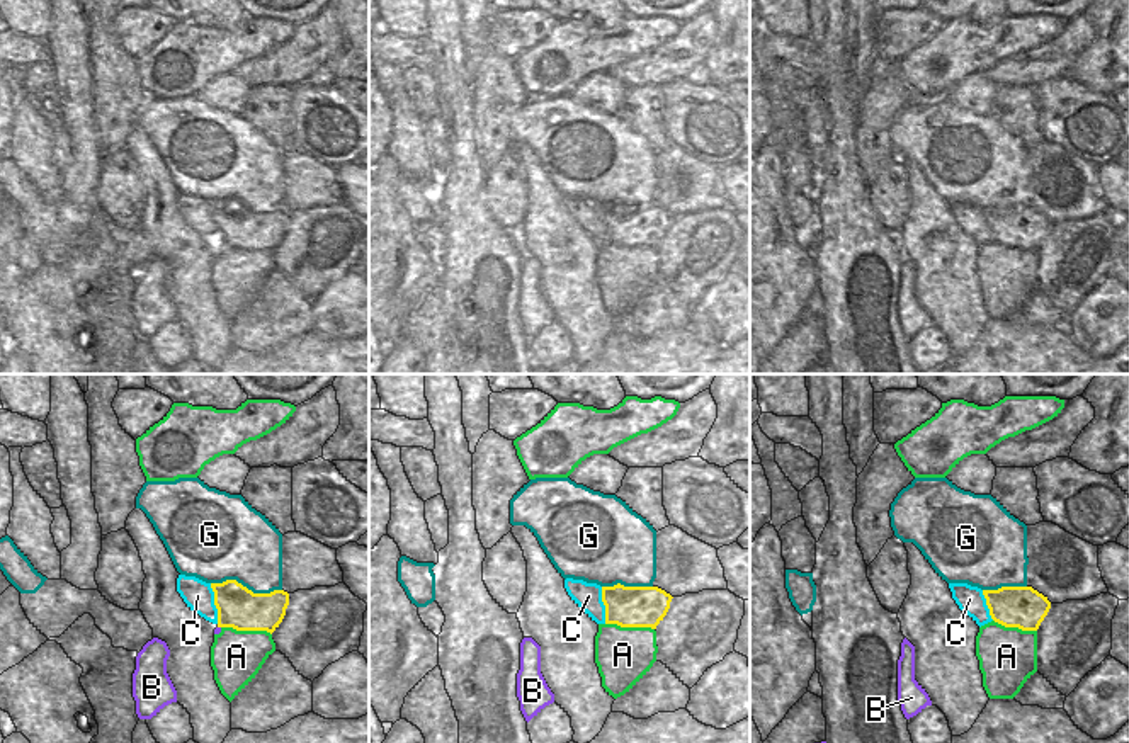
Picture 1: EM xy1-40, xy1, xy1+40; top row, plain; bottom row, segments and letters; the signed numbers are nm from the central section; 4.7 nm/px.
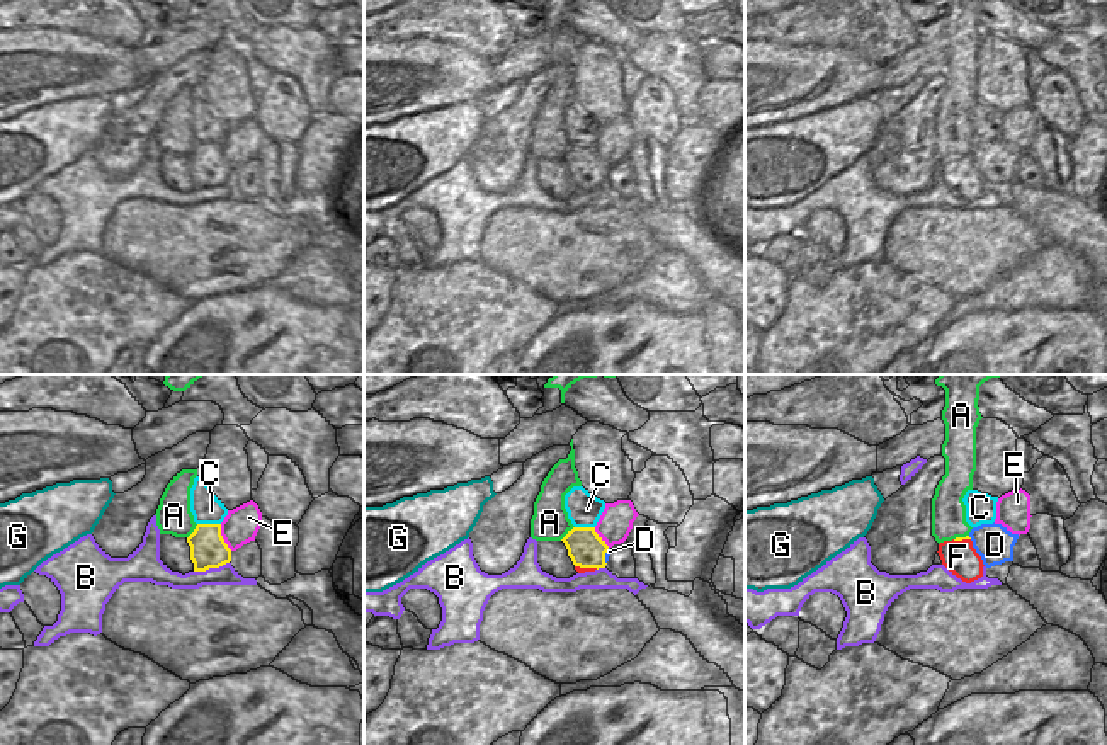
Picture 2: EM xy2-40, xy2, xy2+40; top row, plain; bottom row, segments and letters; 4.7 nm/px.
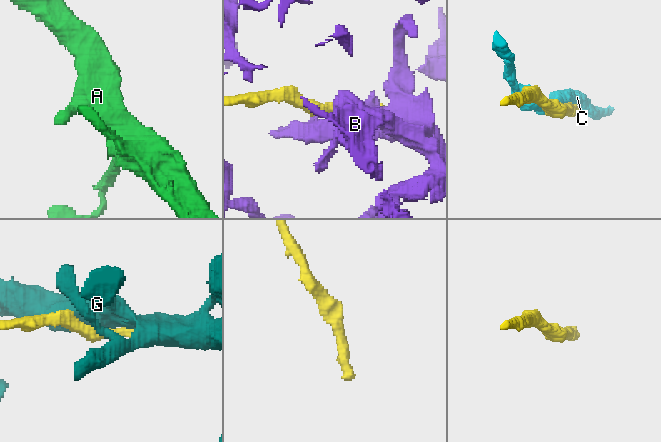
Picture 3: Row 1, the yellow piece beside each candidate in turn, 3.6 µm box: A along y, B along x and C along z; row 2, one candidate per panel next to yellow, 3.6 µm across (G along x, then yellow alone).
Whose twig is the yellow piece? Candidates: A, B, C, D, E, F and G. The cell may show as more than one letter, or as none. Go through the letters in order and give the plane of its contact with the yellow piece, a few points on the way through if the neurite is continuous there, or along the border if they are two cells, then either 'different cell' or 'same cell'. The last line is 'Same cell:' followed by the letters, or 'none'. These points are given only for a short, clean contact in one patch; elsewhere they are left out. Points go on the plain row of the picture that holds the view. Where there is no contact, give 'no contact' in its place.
A: xy1-40 | different cell
B: xy2-40 | different cell
C: xy1-40 | different cell
D: xy2 | across xy2 (585, 167), (604, 176), (609, 170) | same cell
E: xy2-40 | along xy2-40 (220, 143), (220, 153), (232, 169) | different cell
F: xy2 | different cell
G: xy1-40 | different cell
Same cell: D

